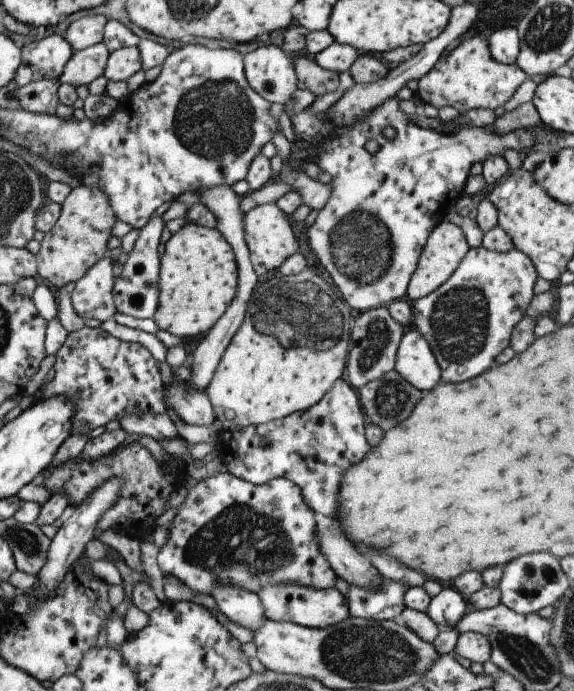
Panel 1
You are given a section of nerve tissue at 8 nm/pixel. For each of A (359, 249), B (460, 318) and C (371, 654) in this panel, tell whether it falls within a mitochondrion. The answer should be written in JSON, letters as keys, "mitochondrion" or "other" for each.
{"A":"mitochondrion","B":"mitochondrion","C":"mitochondrion"}

